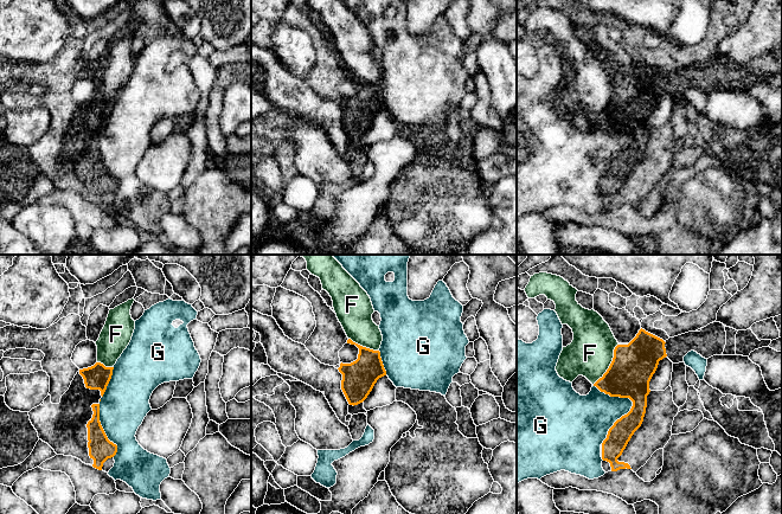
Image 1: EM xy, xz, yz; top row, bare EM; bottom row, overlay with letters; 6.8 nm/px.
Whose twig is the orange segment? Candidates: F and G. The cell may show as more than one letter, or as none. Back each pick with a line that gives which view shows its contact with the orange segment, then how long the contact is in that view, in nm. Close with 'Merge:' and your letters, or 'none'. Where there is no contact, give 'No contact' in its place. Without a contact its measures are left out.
Merge: none

